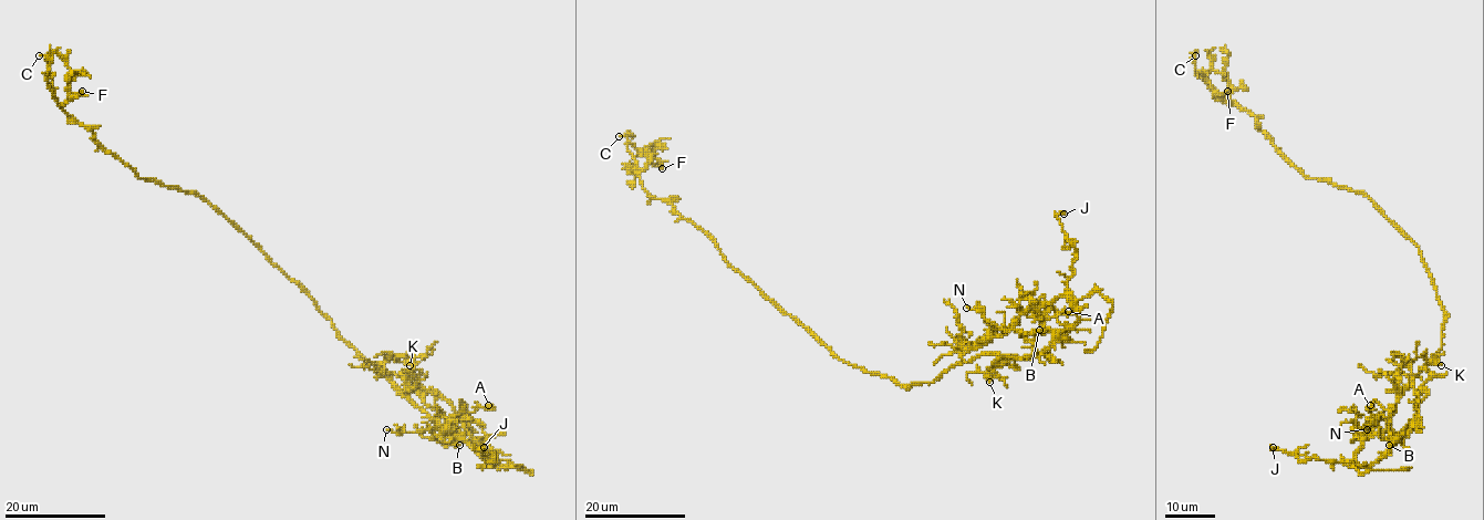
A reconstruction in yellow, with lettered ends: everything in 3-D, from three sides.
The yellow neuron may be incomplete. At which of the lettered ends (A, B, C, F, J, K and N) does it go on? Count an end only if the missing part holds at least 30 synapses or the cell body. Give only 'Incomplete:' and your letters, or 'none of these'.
Incomplete: none of these

